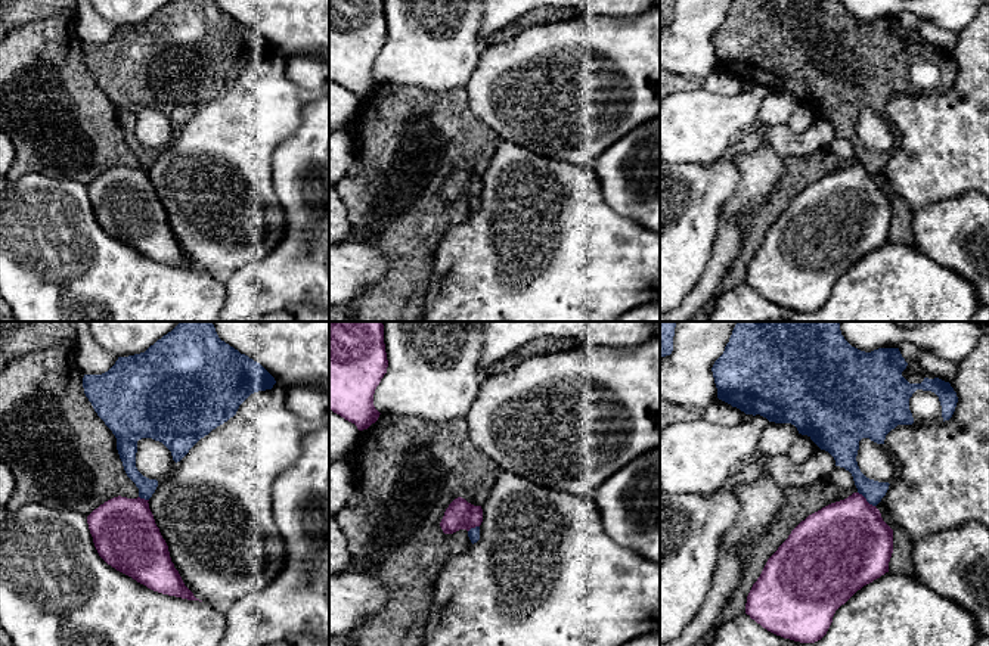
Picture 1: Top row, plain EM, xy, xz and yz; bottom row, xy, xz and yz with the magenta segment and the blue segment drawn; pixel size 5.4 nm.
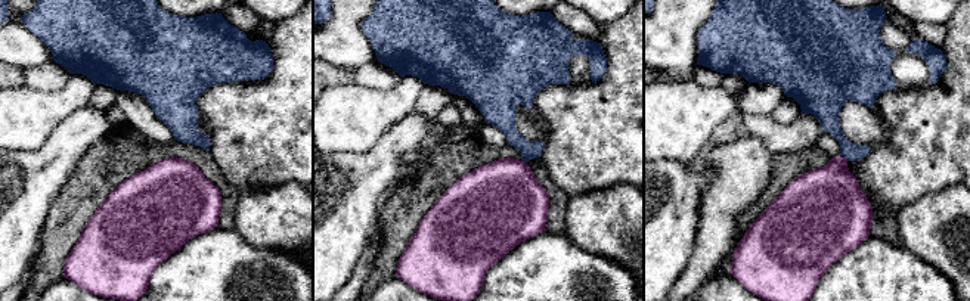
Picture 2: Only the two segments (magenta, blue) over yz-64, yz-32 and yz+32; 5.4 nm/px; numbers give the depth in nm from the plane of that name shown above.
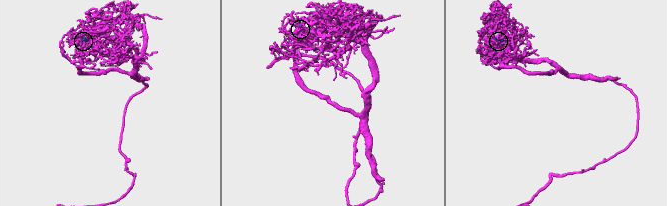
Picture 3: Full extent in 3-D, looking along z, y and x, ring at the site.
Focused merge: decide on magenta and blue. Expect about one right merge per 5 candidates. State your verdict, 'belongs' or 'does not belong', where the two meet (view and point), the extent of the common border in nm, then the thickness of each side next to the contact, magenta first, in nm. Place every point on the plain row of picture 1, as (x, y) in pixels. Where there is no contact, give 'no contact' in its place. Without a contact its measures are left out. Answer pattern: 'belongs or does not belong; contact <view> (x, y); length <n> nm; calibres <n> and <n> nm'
does not belong; contact yz (865, 170); length 130 nm; calibres 460 and 110 nm

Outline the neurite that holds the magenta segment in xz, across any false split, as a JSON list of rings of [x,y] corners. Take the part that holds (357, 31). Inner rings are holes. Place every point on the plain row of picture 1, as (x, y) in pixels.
[[[329,0],[329,80],[354,93],[359,100],[368,99],[381,84],[373,75],[373,63],[387,37],[384,0]]]

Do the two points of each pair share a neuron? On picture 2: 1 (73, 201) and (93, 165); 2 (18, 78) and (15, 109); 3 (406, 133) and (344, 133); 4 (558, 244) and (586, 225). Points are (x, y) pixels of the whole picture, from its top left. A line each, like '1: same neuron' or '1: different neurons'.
1: same neuron
2: different neurons
3: different neurons
4: different neurons

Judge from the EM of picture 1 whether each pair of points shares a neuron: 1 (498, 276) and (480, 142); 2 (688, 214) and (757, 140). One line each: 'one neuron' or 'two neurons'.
1: two neurons
2: one neuron

